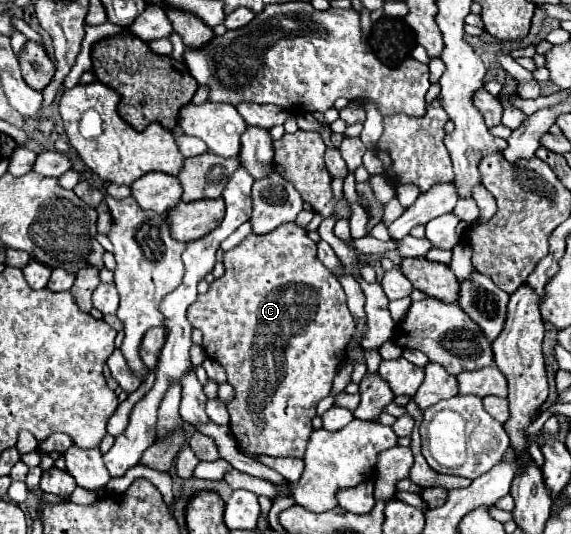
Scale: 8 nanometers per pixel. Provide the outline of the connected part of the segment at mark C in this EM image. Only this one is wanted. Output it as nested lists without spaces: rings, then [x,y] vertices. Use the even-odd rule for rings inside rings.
[[[290,222],[286,226],[278,226],[278,230],[272,230],[270,234],[250,234],[244,238],[240,246],[234,250],[228,250],[224,254],[224,266],[226,272],[222,278],[214,280],[206,294],[200,294],[198,300],[188,308],[188,320],[194,328],[198,328],[204,334],[204,352],[208,358],[220,362],[226,370],[228,384],[234,388],[234,398],[228,402],[228,414],[230,414],[230,430],[236,438],[238,450],[250,458],[256,456],[290,456],[290,458],[304,458],[304,450],[308,444],[308,438],[312,434],[312,418],[316,416],[316,404],[330,394],[332,378],[340,364],[346,360],[346,344],[350,342],[354,334],[354,318],[346,306],[346,294],[338,282],[338,278],[316,258],[316,242],[308,238],[306,228]]]

